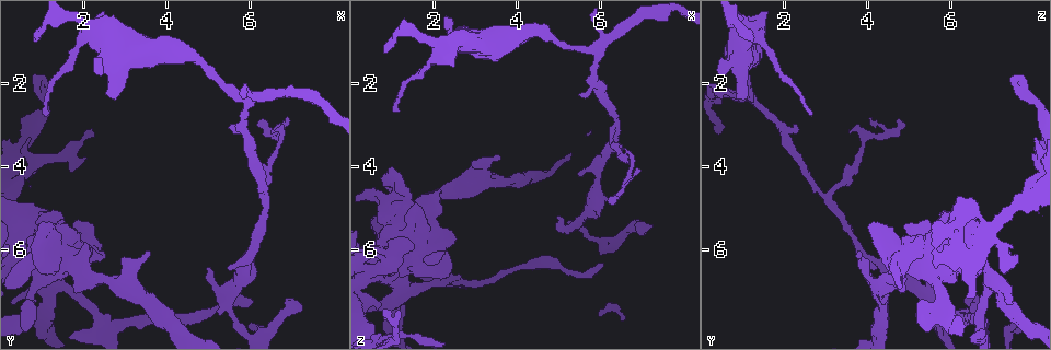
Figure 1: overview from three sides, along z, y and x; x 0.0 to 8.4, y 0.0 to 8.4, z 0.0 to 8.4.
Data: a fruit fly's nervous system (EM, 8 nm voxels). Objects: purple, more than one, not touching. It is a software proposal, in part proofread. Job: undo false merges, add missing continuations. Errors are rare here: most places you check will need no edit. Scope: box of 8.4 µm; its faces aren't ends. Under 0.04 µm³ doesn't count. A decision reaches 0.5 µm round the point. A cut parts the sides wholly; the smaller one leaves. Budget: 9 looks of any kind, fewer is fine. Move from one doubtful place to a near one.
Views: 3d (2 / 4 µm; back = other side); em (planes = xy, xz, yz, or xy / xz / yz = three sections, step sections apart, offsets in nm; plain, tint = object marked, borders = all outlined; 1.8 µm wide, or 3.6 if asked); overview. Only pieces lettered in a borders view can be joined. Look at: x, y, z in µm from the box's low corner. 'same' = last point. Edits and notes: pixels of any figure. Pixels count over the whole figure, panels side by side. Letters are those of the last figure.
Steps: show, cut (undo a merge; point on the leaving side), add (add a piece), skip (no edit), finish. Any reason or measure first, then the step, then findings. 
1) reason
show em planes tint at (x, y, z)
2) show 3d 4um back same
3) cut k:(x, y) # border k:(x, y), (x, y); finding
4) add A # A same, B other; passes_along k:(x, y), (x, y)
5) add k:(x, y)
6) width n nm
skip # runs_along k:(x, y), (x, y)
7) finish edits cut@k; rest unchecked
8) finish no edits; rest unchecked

free end
show 3d 4um at (0.85, 0.95, 1.30)

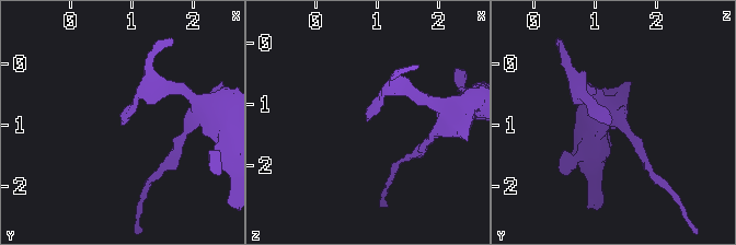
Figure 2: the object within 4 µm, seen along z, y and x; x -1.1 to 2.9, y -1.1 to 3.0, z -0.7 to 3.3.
shape alone is not enough
show em xz step 16 tint at (0.80, 0.95, 1.25)

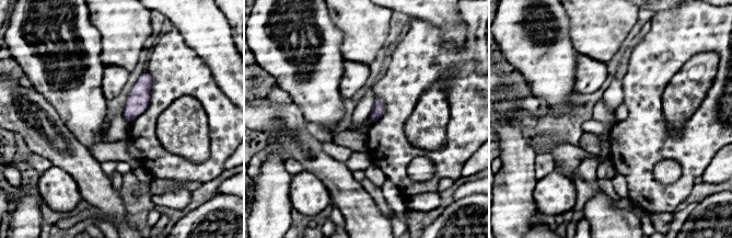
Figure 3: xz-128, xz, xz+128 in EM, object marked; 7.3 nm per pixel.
another direction
show em planes borders same

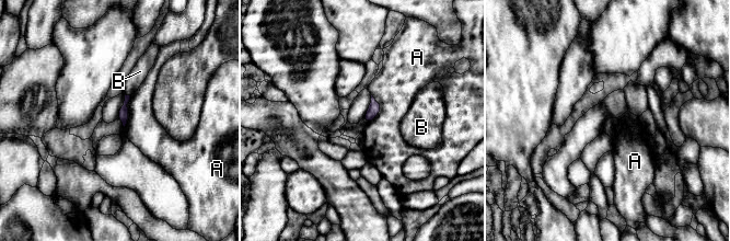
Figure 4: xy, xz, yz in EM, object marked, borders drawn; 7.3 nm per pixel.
longest_contact A 220 nm
skip # A other, B other; border 4:(372, 94), (380, 112), (368, 124); no lettered piece goes on from it

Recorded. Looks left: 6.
show em xz step 16 borders at (6.50, 3.20, 3.55)

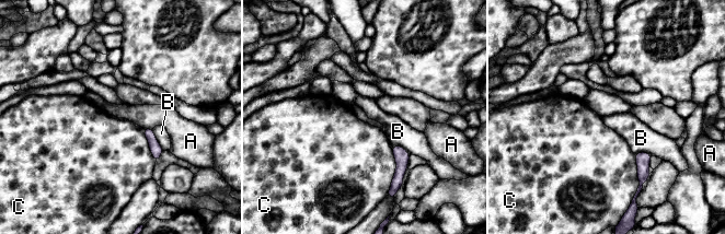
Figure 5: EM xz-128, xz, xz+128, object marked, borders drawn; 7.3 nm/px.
show em planes borders same

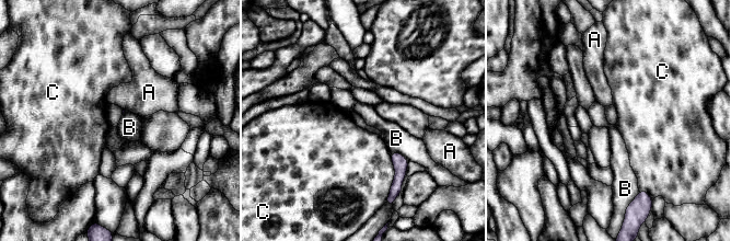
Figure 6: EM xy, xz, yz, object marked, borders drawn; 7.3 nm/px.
skip # A other, B other, C other; border 6:(391, 152), (399, 152), (408, 162); none of them fits

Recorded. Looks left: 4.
thick turns thin
show 3d 4um at (1.30, 5.95, 5.60)

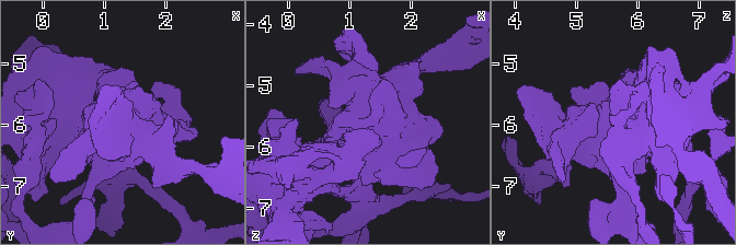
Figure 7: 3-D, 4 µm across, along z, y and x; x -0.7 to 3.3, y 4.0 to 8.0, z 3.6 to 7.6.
show em 3.6um planes plain same

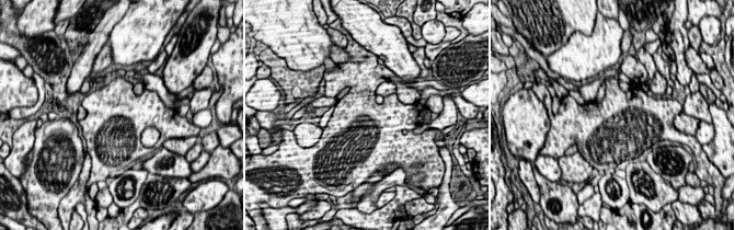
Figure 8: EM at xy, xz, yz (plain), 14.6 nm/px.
show em 3.6um planes borders same

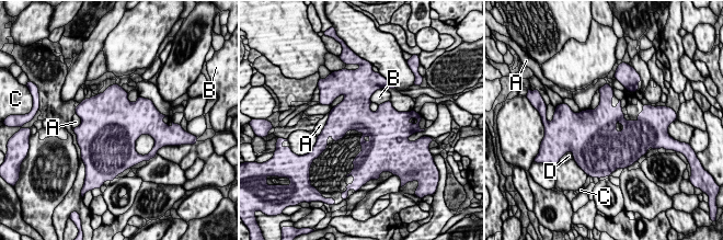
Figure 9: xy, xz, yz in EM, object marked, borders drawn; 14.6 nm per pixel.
width 460 nm
skip # A other, B other, C other, D other; border 9:(379, 89), (371, 95), (370, 101); continuous, no second cell

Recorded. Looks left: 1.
end of a long branch
show em planes borders at (0.85, 1.85, 7.50)

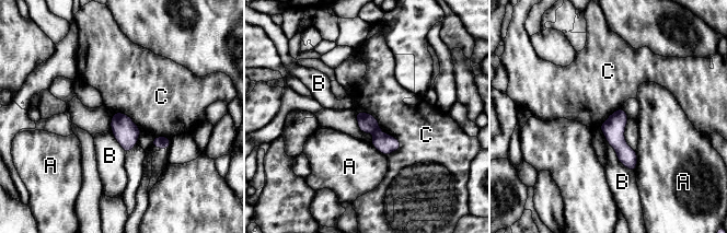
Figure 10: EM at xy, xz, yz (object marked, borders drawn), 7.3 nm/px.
width 140 nm
skip # A other, B other, C other; border 10:(385, 132), (400, 142), (388, 155); none of them fits

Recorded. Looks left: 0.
finish no edits; rest unchecked

